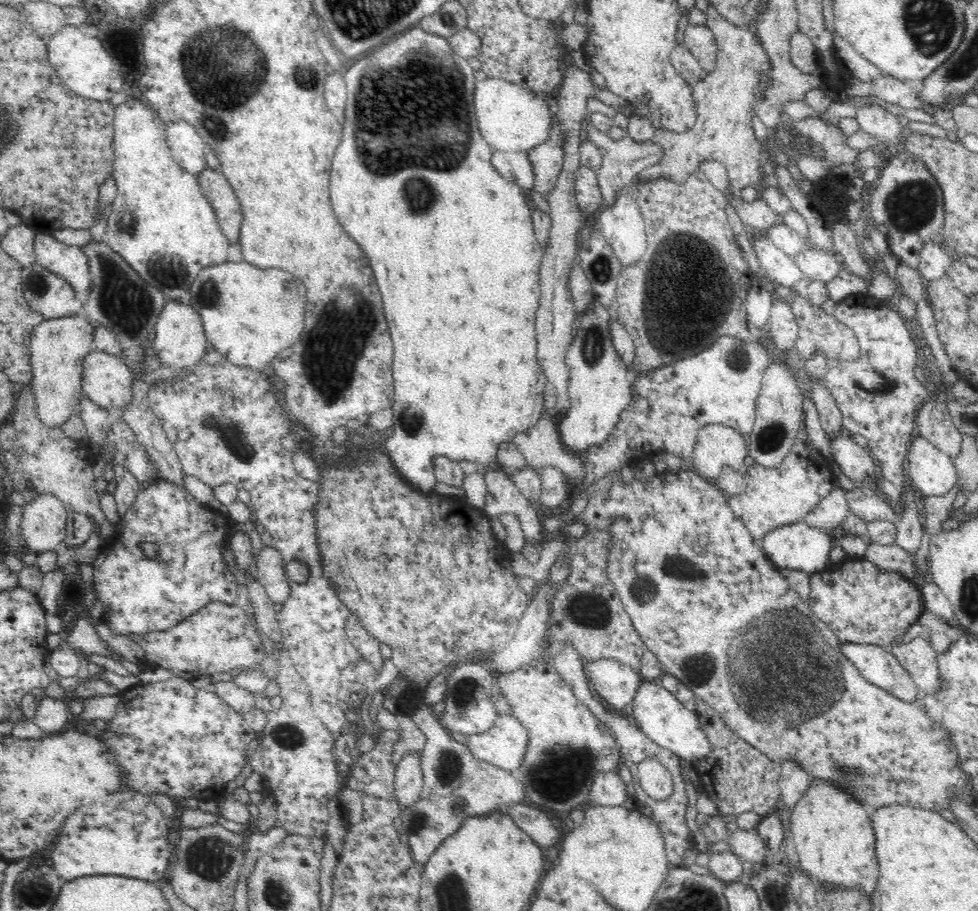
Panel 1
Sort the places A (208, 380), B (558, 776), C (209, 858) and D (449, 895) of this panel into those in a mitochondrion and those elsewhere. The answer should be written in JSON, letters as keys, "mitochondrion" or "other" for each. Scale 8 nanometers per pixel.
{"A":"other","B":"mitochondrion","C":"mitochondrion","D":"mitochondrion"}

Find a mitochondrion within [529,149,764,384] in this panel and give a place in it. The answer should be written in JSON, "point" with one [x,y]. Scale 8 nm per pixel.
{"point":[682,260]}

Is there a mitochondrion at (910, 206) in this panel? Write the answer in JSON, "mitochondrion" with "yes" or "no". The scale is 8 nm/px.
{"mitochondrion":"yes"}

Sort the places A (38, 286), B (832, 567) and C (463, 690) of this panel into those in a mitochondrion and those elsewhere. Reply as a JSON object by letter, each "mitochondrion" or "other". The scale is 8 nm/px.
{"A":"mitochondrion","B":"other","C":"mitochondrion"}

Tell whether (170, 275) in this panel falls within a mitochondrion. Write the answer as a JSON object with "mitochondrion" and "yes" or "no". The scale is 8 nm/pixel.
{"mitochondrion":"yes"}

